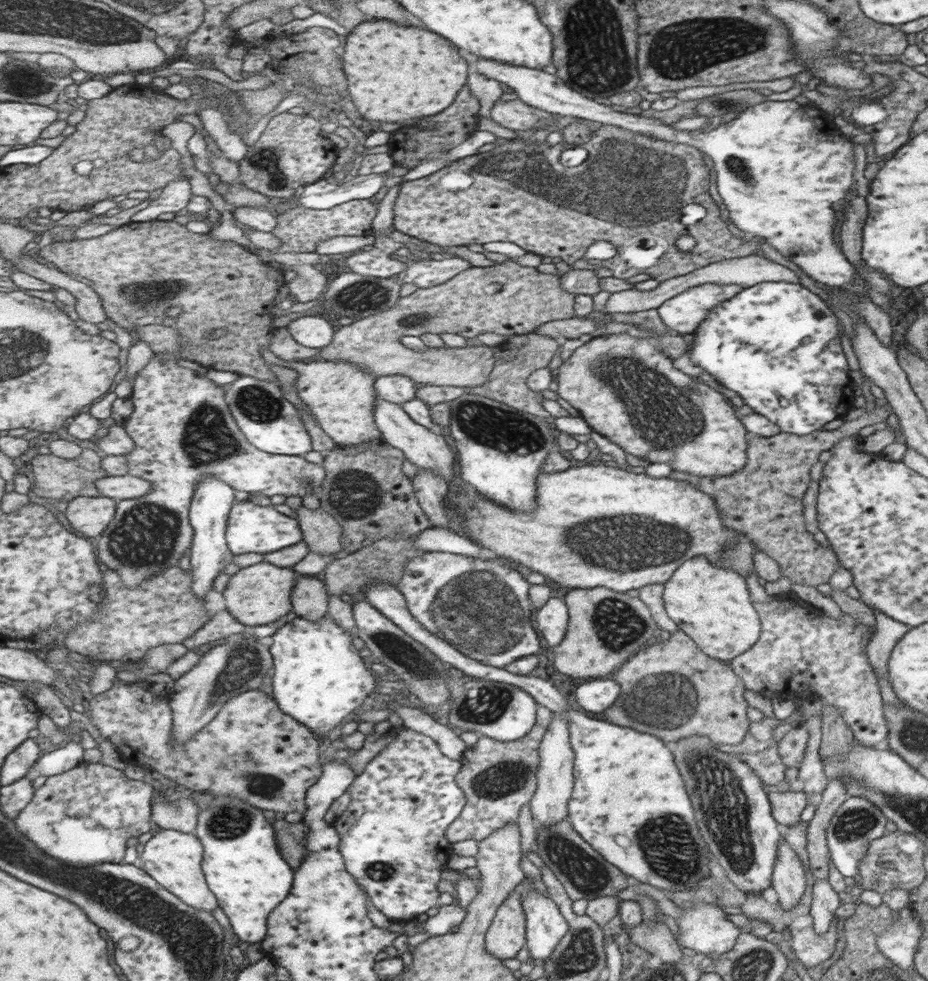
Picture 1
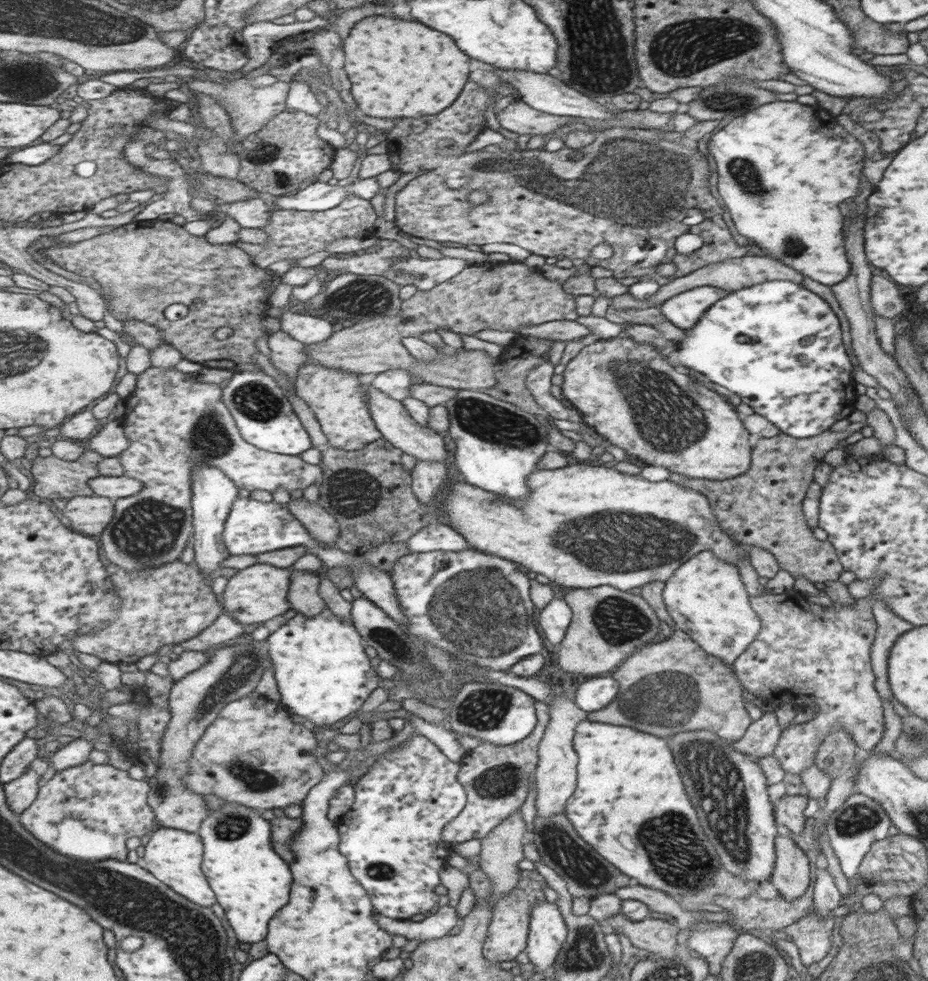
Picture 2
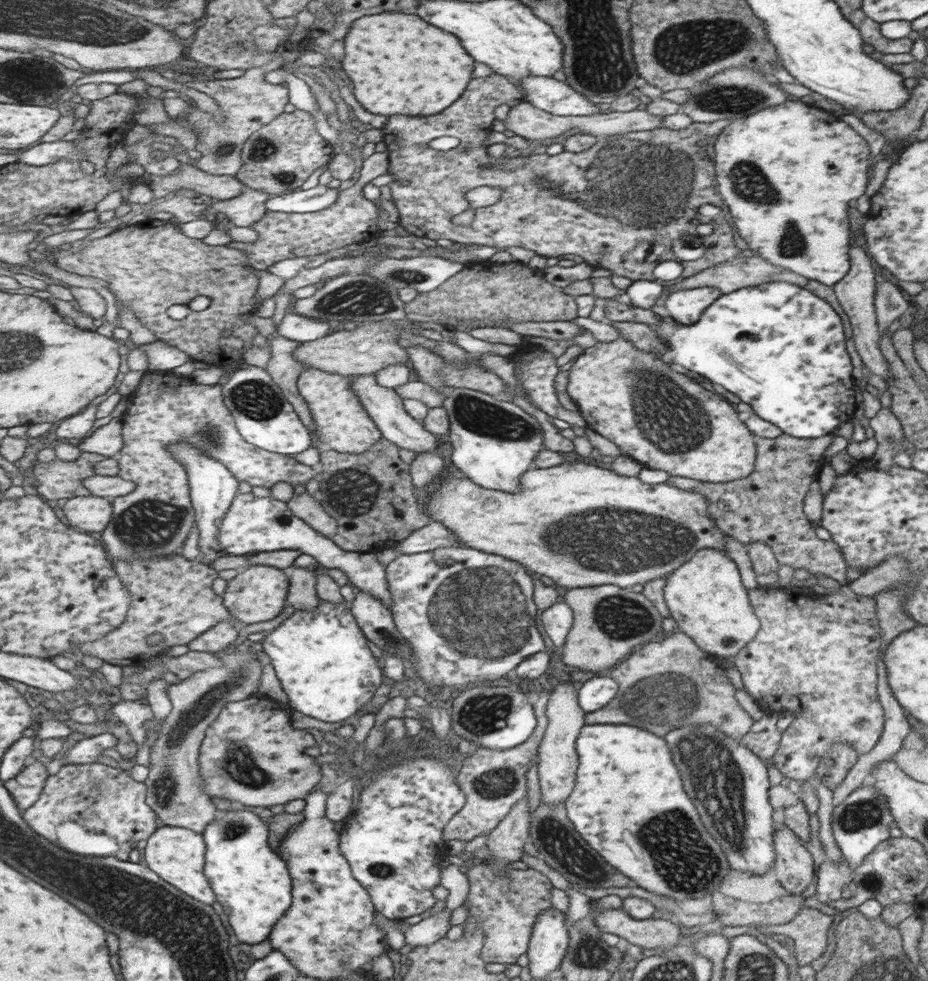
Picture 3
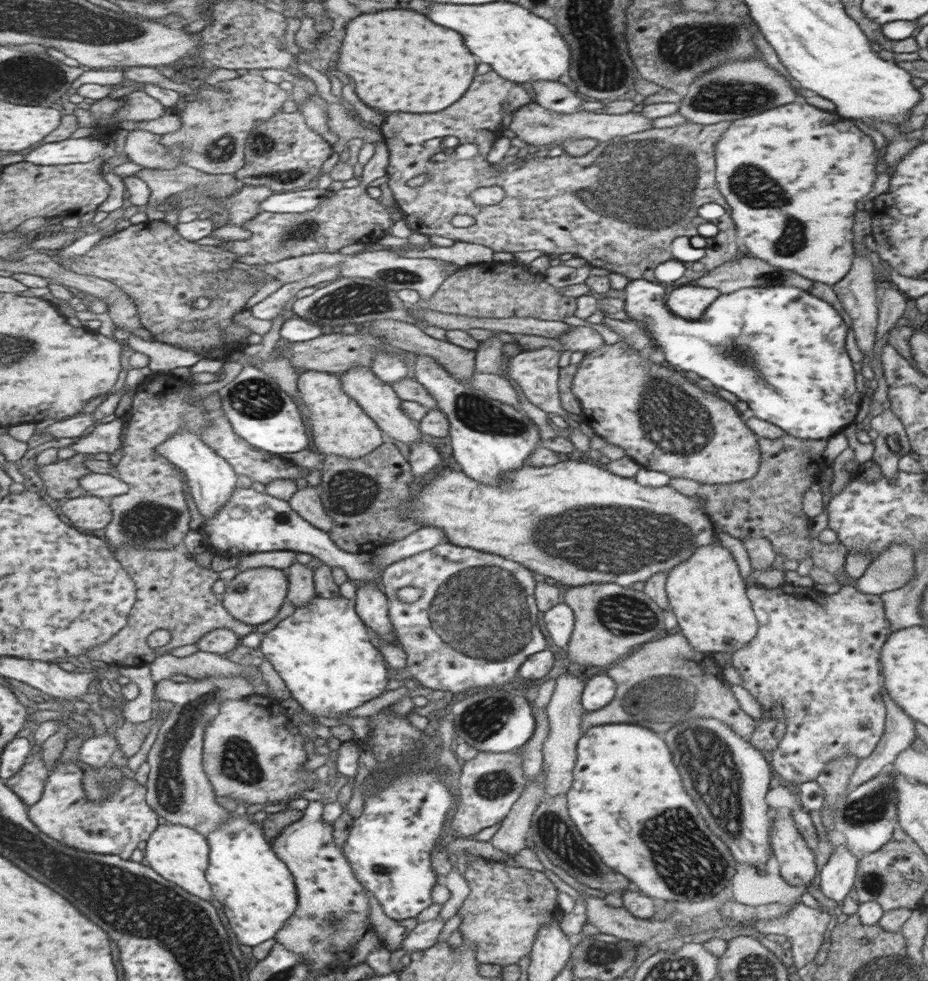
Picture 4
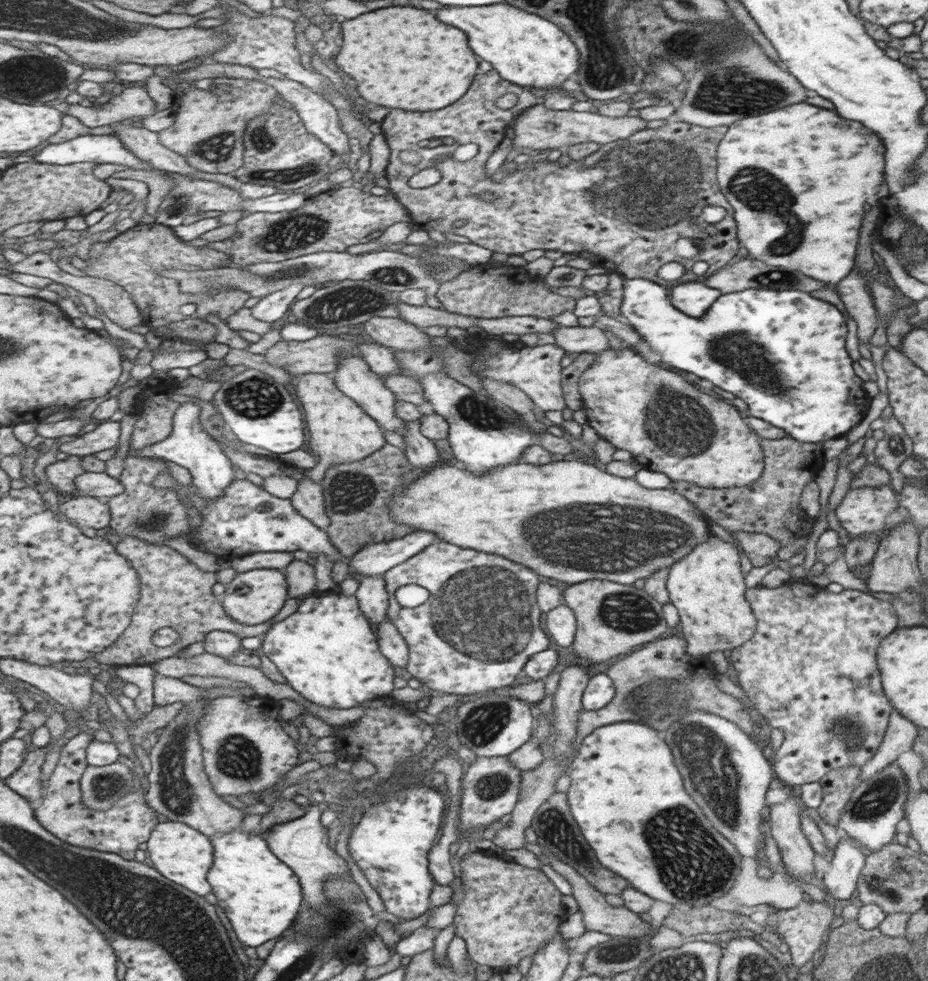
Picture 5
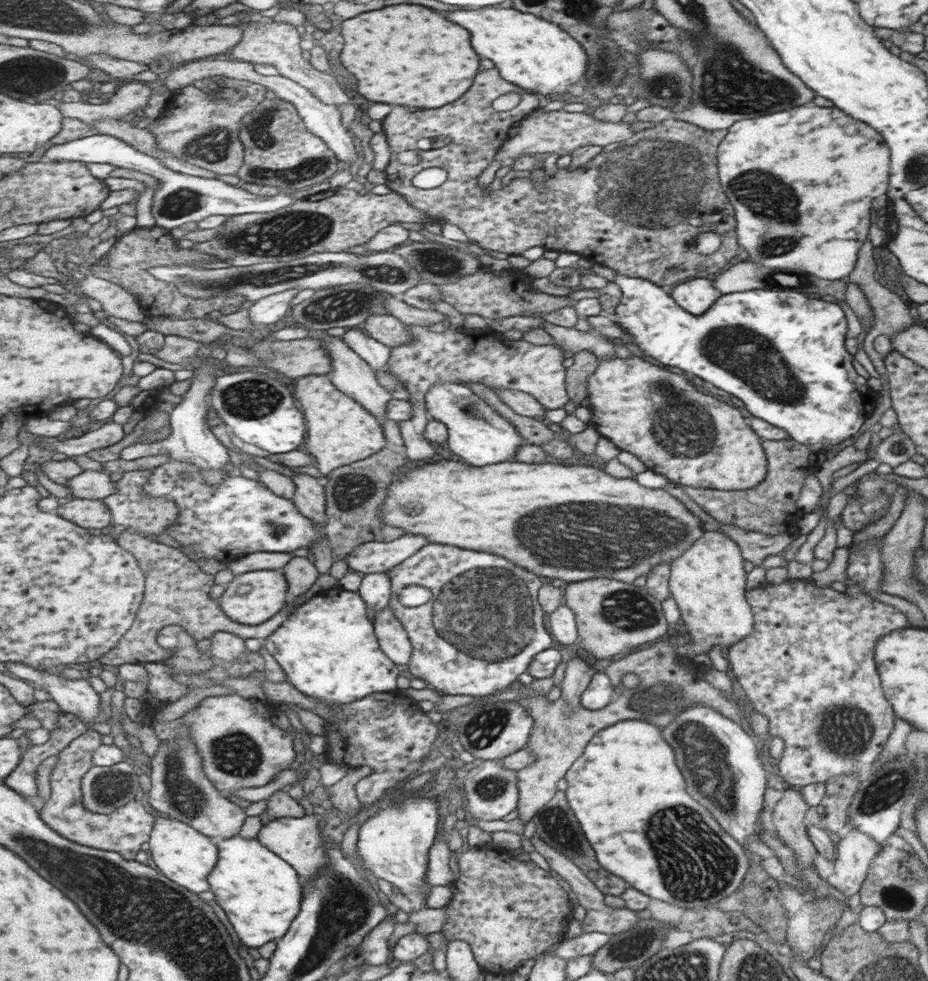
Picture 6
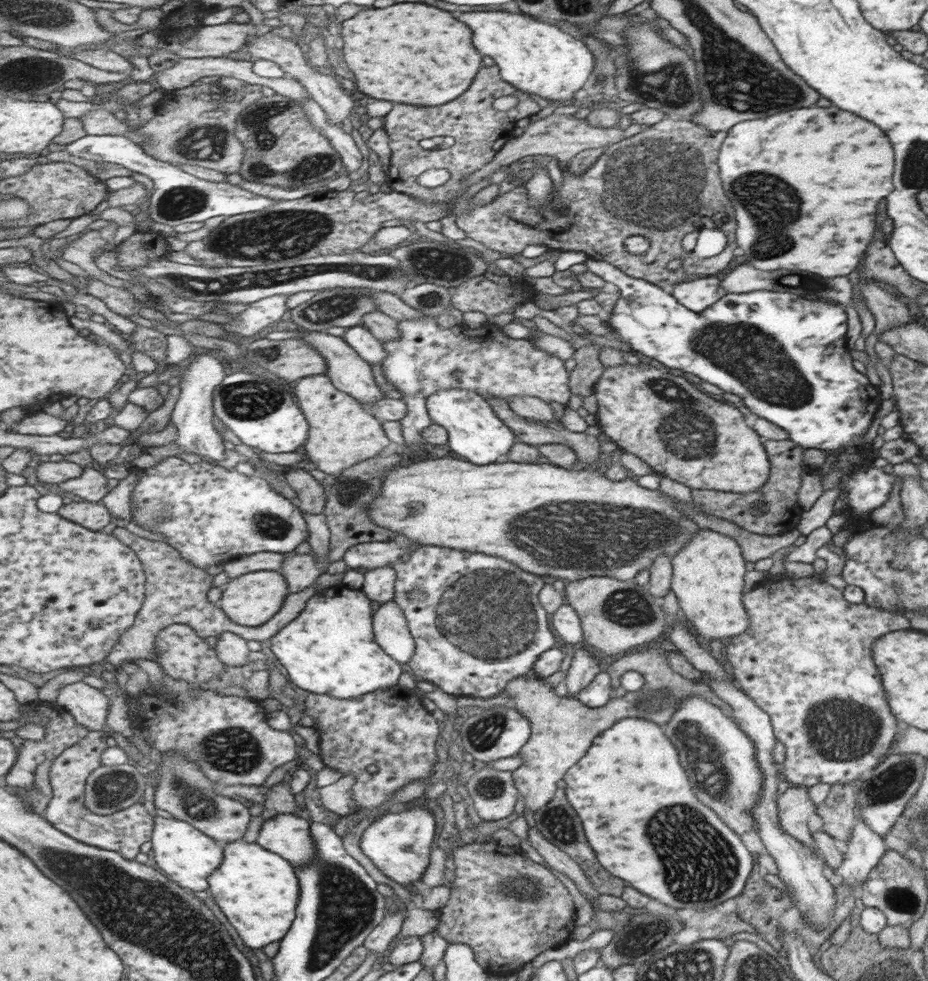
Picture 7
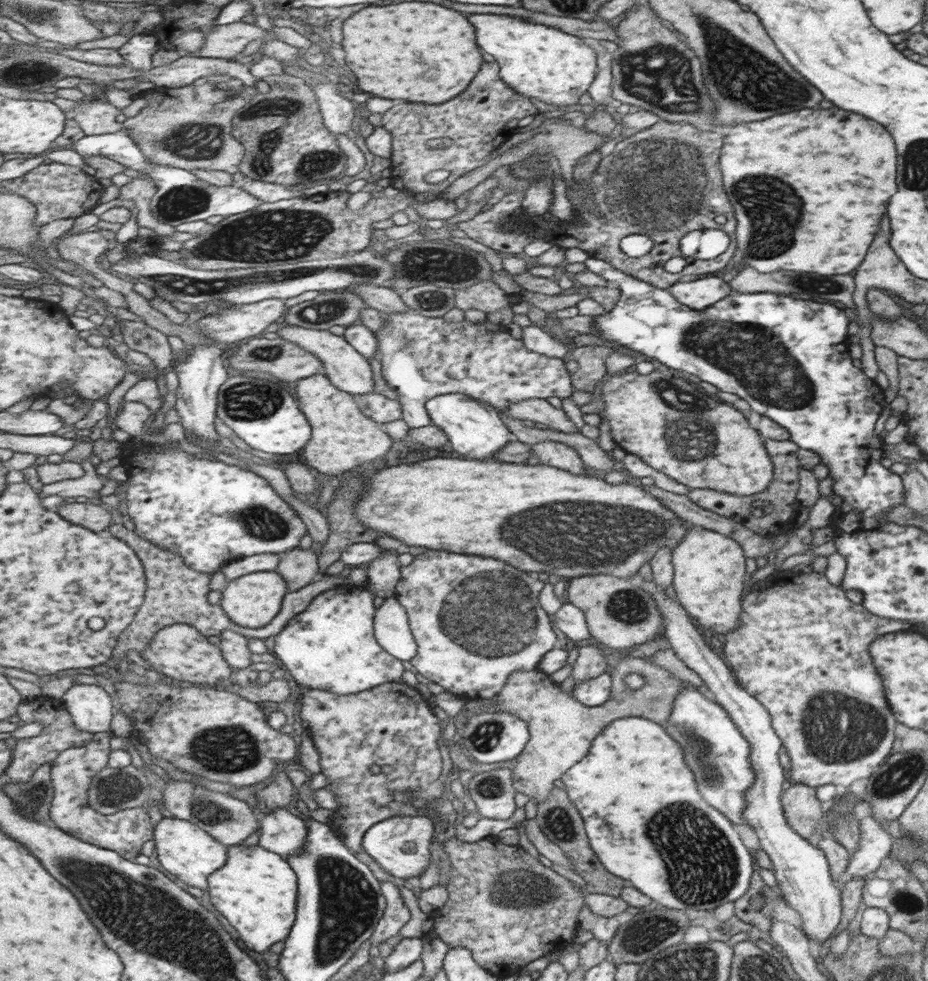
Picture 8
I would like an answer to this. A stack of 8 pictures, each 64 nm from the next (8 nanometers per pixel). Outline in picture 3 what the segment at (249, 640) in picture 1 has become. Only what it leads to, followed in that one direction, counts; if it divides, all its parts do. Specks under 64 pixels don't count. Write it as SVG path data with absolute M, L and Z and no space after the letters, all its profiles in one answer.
M243 645L241 647L232 648L227 652L221 652L221 660L223 667L213 667L206 671L197 672L191 677L180 681L177 684L170 684L166 688L167 696L172 704L172 710L165 720L165 726L157 738L157 744L153 748L153 756L151 756L151 776L149 776L149 806L153 806L157 817L163 821L166 826L177 826L180 828L190 829L201 833L207 829L220 815L215 804L211 802L211 794L203 791L203 781L199 774L199 748L203 744L205 732L207 728L216 721L221 711L229 702L237 702L249 698L251 695L258 694L259 680L263 676L265 666L270 664L272 660L265 654L263 647L255 647Z

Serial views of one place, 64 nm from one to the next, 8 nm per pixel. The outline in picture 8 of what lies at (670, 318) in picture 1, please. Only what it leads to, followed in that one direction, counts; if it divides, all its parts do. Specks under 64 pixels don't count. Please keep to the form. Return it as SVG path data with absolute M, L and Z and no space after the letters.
M699 276L692 280L679 280L668 288L682 305L701 310L729 294L727 284L715 276Z

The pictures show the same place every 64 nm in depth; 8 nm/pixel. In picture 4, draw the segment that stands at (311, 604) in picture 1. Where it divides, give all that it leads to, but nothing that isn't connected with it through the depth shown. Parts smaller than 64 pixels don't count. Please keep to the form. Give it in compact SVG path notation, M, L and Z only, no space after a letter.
M296 562L286 572L290 582L288 601L295 608L311 605L313 598L318 596L314 570Z

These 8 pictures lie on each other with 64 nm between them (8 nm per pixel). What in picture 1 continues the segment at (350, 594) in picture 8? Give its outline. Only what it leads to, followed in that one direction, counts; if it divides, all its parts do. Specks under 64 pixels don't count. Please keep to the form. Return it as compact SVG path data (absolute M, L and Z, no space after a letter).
M327 614L319 622L297 616L270 637L274 675L272 694L281 710L293 716L314 734L327 734L339 726L373 688L373 676L357 656L355 638Z

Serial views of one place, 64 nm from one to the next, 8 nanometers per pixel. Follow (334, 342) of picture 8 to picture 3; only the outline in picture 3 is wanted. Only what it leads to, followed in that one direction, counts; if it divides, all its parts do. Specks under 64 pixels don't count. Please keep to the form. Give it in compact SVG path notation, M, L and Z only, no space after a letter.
M357 375L353 377L353 381L354 392L358 395L358 400L364 406L369 418L376 424L377 430L384 435L385 440L392 442L399 449L411 450L414 454L423 454L423 452L437 454L439 452L439 444L435 442L433 433L429 433L422 422L416 421L405 412L402 399L395 391L379 387L375 383L374 375Z

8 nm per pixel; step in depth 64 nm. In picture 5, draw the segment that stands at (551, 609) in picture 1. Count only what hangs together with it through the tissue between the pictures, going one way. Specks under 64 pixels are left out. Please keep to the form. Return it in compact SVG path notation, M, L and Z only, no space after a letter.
M559 605L545 613L545 630L548 630L554 644L568 648L576 636L575 615L567 606Z

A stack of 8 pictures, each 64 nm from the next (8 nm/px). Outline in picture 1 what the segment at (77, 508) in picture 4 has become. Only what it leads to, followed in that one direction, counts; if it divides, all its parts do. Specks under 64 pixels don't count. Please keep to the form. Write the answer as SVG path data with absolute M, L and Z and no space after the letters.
M81 495L71 500L65 511L71 527L78 534L95 538L112 524L117 514L118 499L107 496Z

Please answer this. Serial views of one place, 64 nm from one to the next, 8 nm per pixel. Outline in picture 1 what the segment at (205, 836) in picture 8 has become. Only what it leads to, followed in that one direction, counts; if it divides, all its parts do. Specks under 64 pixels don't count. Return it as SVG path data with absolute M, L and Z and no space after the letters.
M162 830L142 847L141 869L148 872L152 878L161 883L167 890L176 894L189 906L195 906L199 910L215 910L219 906L215 894L209 890L203 874L204 844L191 833L181 833L177 830Z

